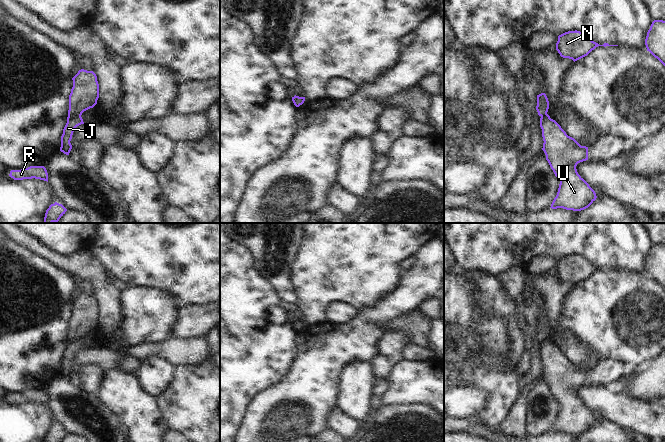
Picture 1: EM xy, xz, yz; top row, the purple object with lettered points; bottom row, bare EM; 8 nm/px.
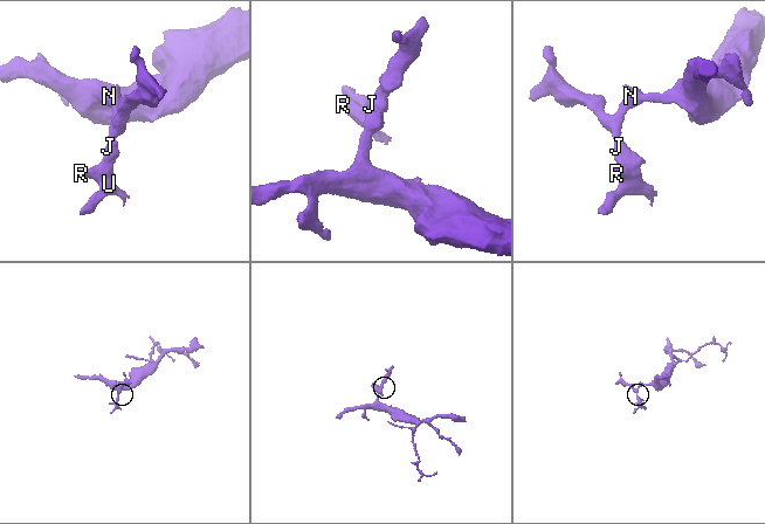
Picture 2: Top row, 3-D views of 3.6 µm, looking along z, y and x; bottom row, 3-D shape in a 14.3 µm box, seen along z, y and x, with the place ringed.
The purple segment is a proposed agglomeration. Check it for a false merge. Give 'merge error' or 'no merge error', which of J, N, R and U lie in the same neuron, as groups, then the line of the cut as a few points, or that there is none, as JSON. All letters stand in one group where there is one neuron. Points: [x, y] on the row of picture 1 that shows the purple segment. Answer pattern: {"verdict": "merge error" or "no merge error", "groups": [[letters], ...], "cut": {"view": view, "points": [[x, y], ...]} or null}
{"verdict": "merge error", "groups": [["J", "R", "U"], ["N"]], "cut": {"view": "xy", "points": [[68, 115], [80, 116]]}}

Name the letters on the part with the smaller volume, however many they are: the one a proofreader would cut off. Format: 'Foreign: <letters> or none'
Foreign: J, R, U

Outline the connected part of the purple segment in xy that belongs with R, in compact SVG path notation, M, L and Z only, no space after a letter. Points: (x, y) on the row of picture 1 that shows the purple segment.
M30 166L21 170L11 170L9 176L14 180L35 178L48 182L48 173L44 166Z

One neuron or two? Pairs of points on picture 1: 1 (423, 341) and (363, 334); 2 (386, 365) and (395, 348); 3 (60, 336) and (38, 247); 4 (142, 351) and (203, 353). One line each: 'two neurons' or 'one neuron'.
1: two neurons
2: one neuron
3: two neurons
4: one neuron

